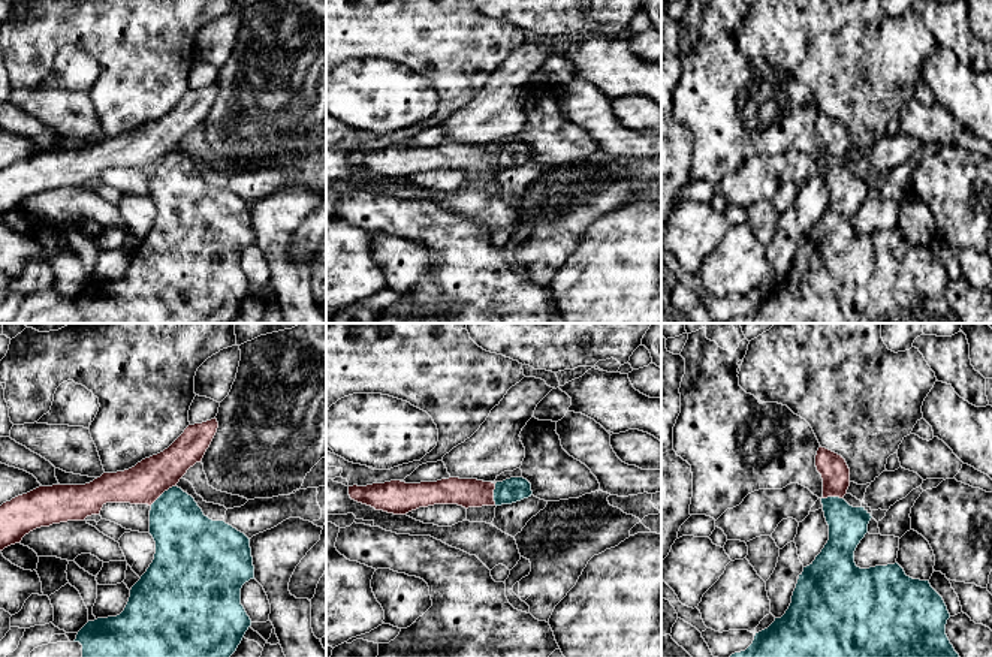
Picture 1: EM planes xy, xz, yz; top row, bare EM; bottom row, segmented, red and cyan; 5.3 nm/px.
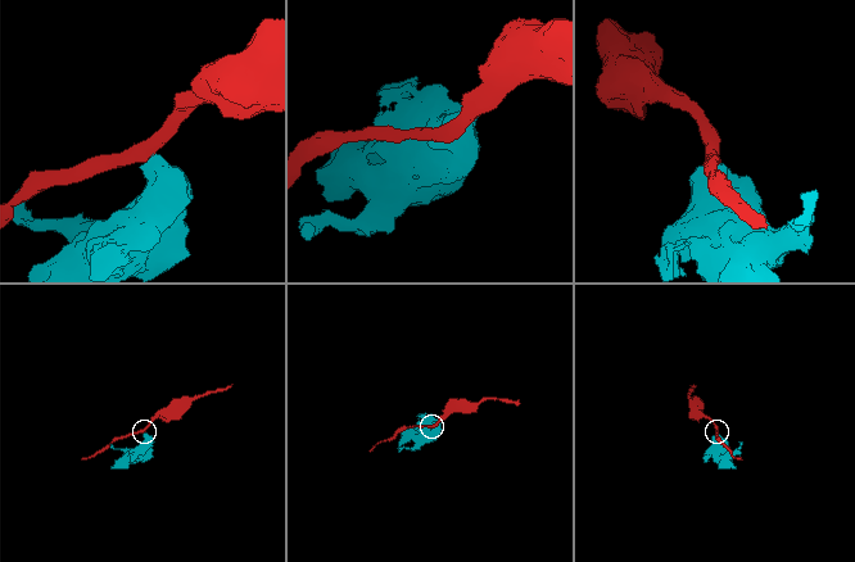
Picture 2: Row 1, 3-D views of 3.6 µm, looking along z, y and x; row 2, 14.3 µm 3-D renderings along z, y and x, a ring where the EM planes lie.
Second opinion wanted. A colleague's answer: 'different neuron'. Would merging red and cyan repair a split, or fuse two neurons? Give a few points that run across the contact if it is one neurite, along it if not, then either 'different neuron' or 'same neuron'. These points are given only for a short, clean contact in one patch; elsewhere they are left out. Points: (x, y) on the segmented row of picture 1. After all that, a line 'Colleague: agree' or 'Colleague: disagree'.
line xy (175, 485), (165, 490), (150, 505); different neuron
Colleague: agree

